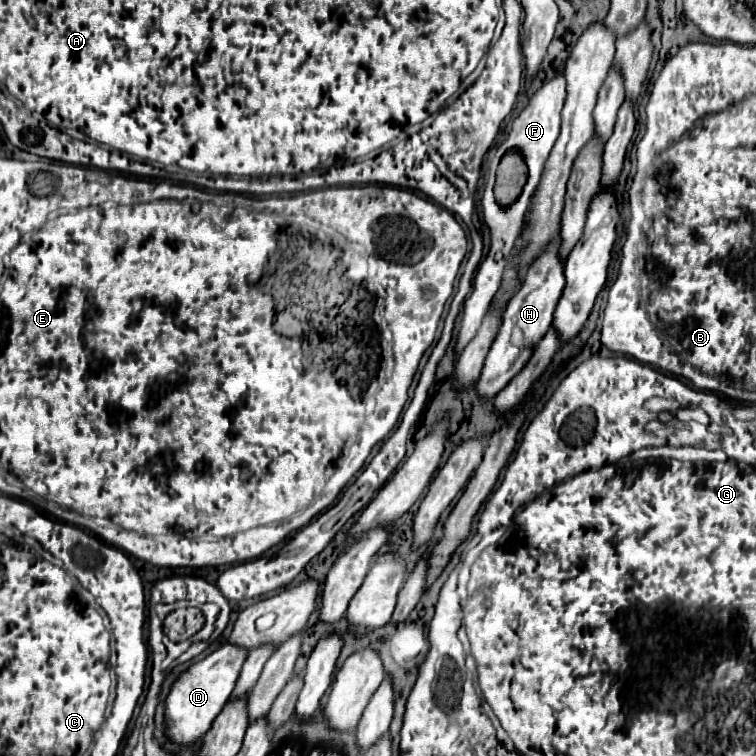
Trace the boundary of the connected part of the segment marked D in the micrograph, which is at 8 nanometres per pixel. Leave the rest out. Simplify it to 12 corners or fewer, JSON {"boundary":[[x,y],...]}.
{"boundary":[[228,643],[166,697],[166,737],[190,747],[228,703],[248,651]]}

